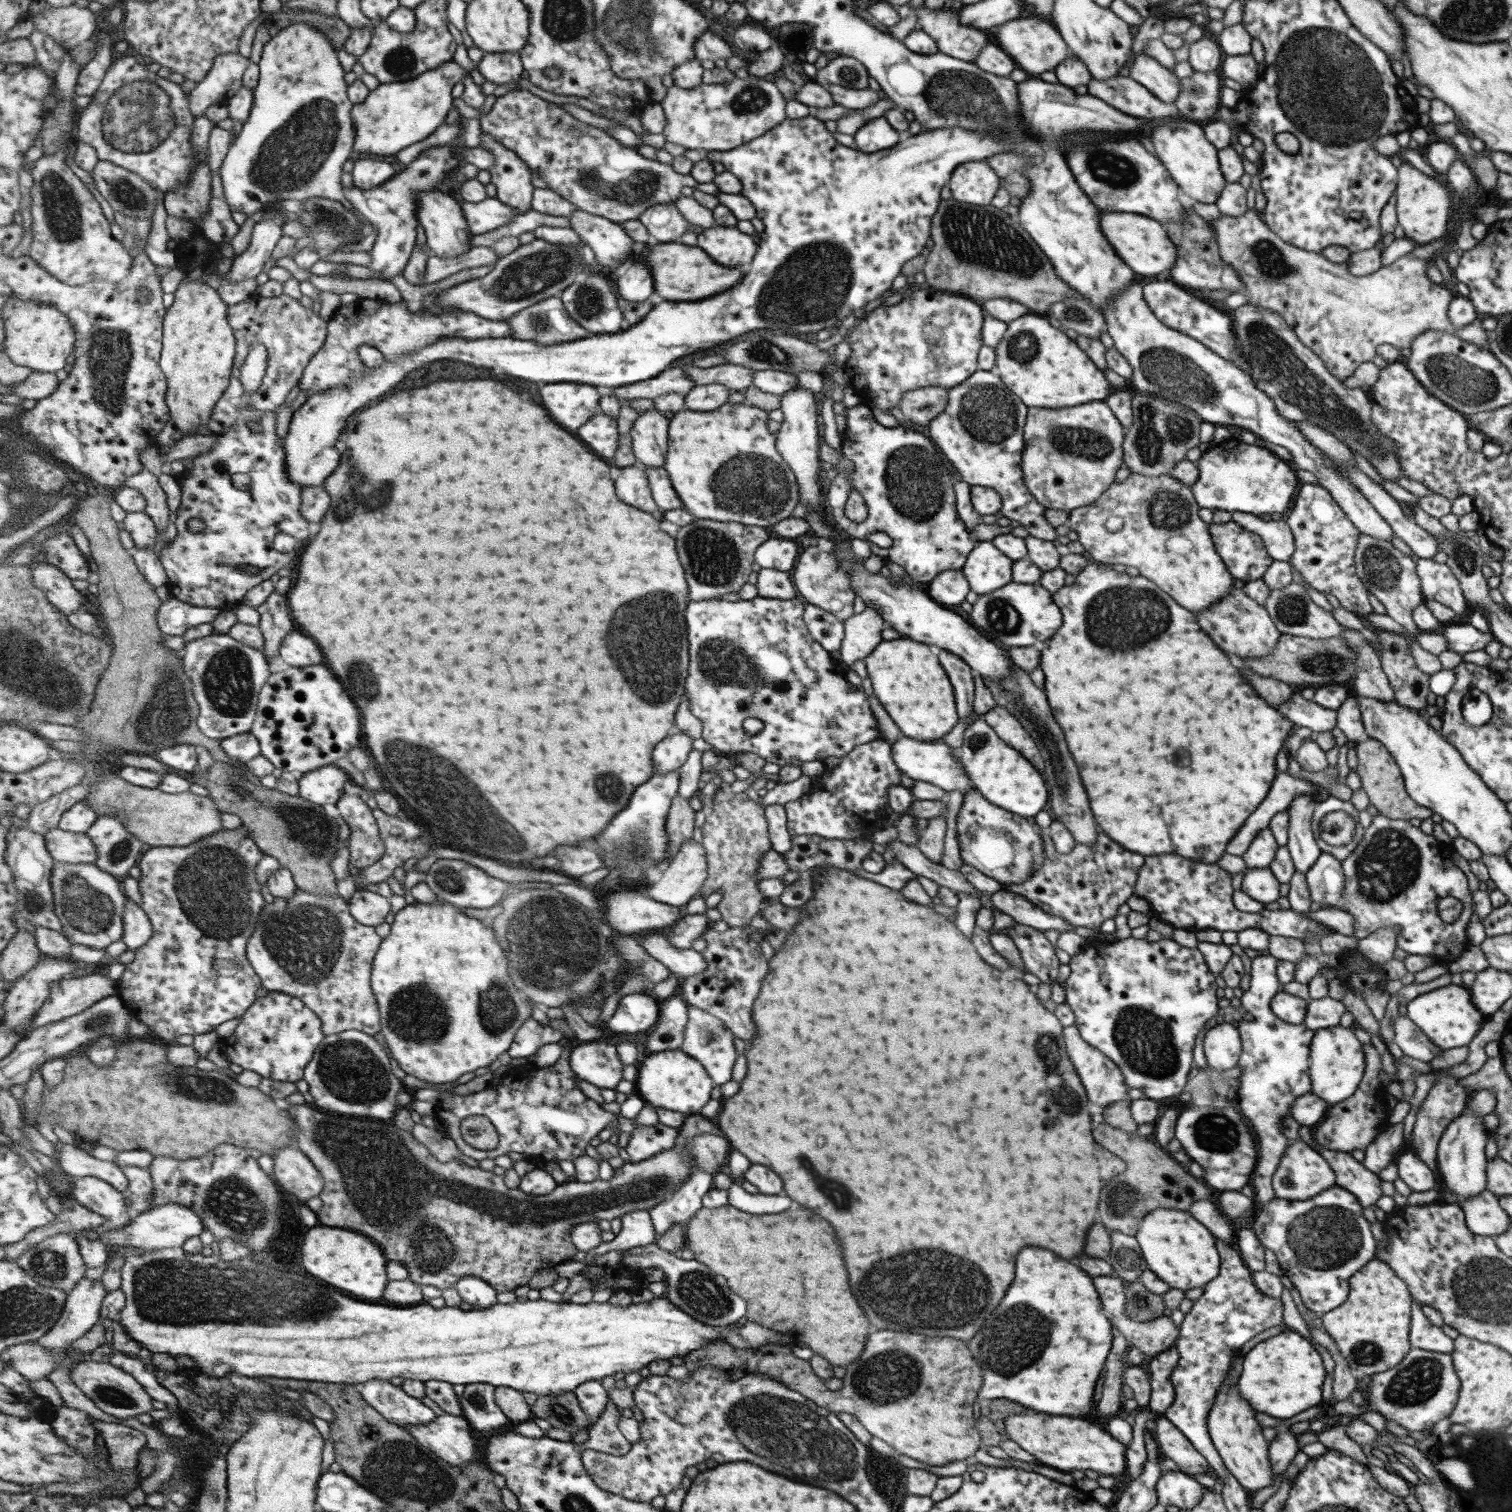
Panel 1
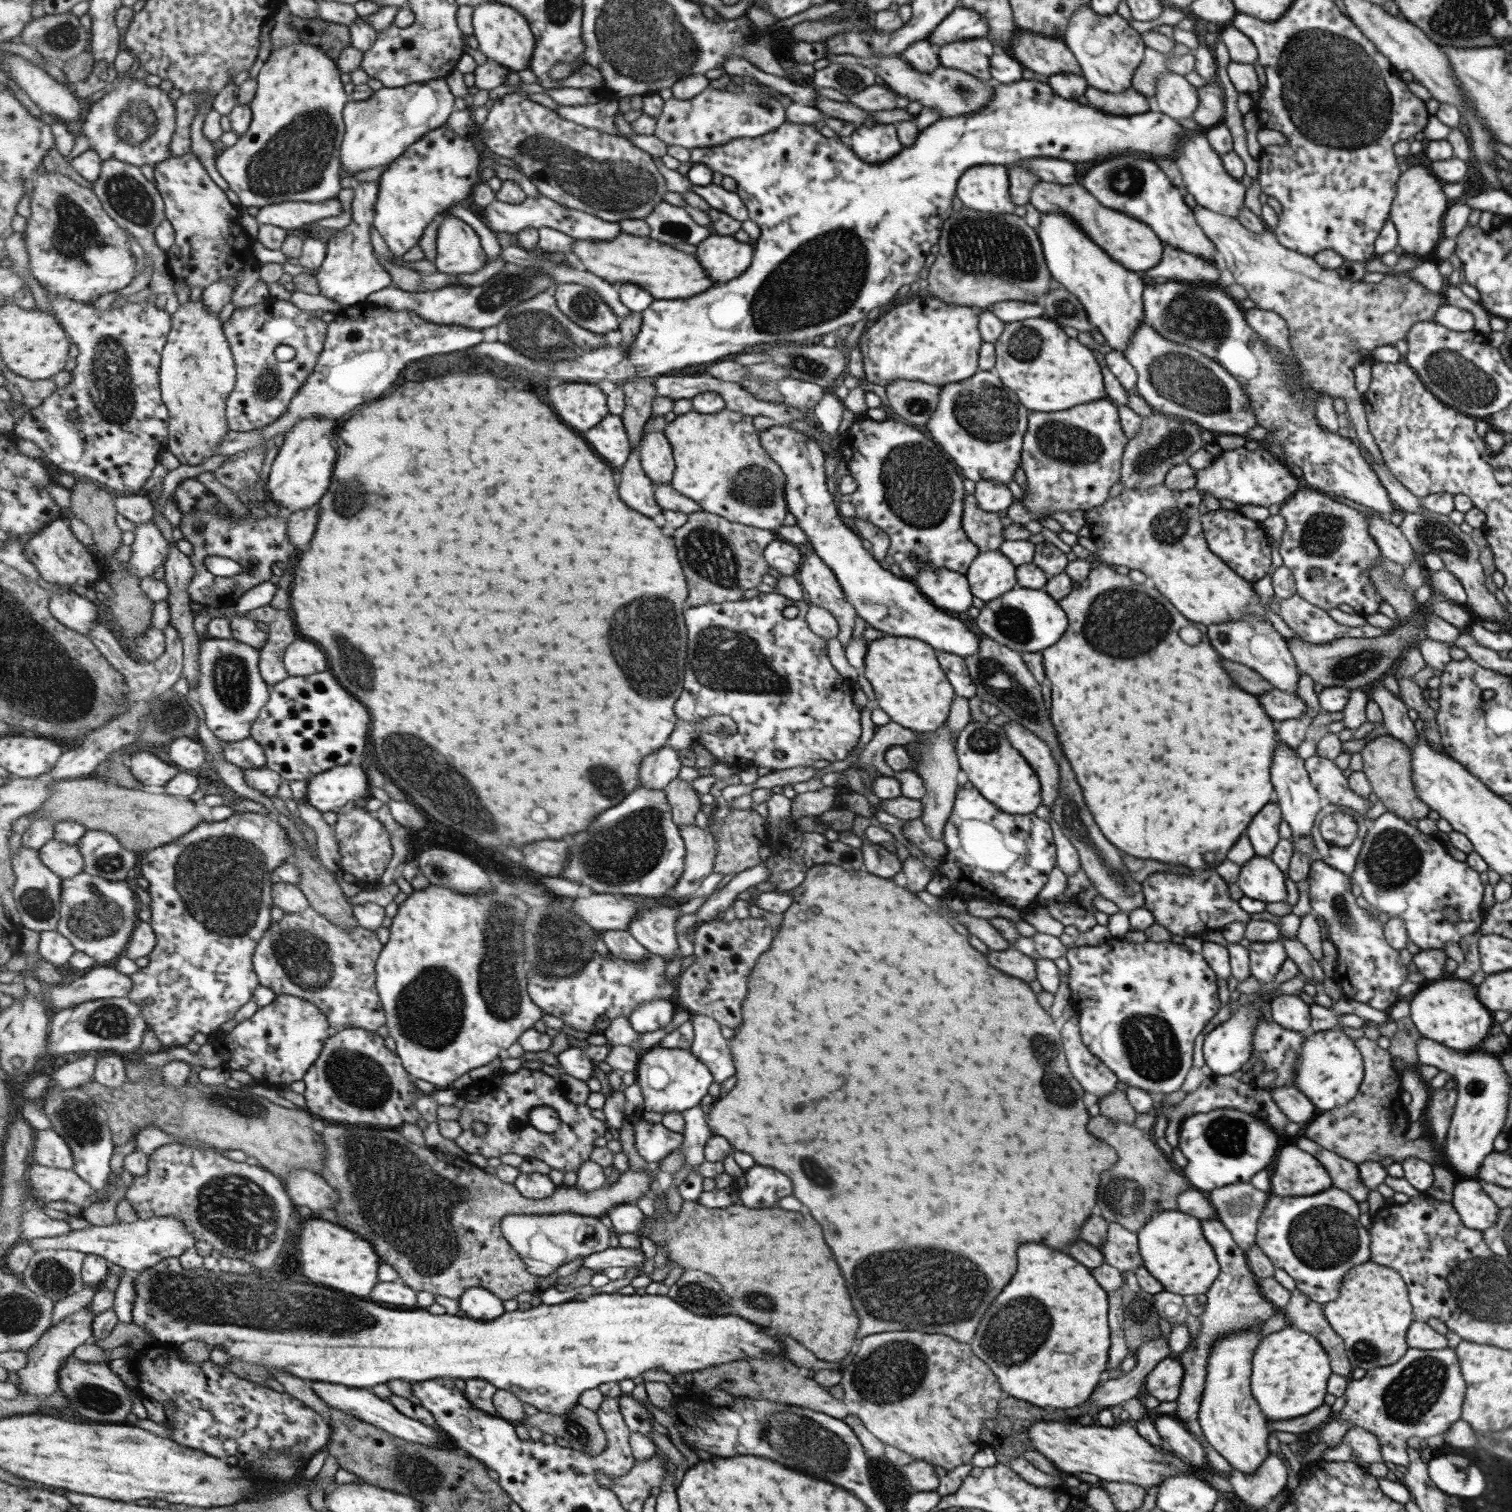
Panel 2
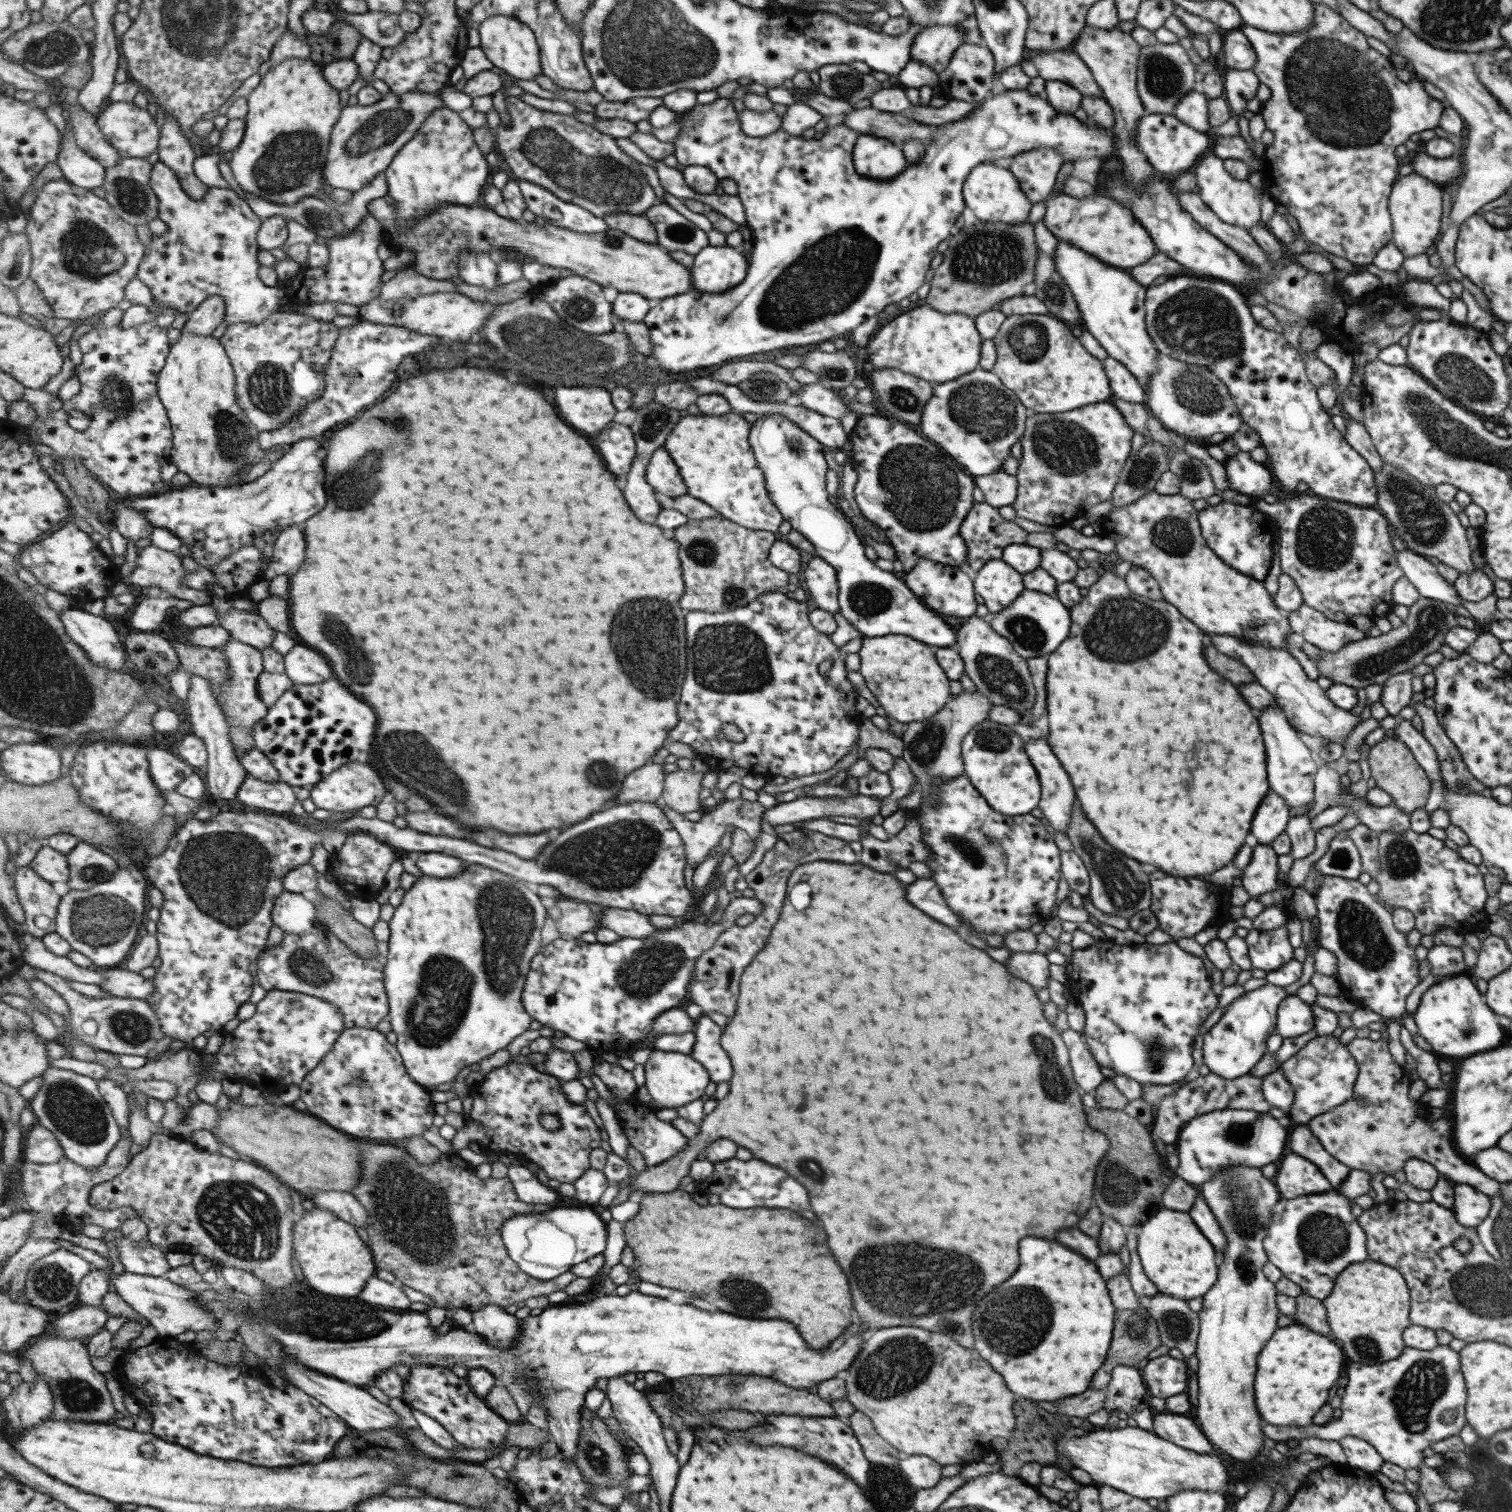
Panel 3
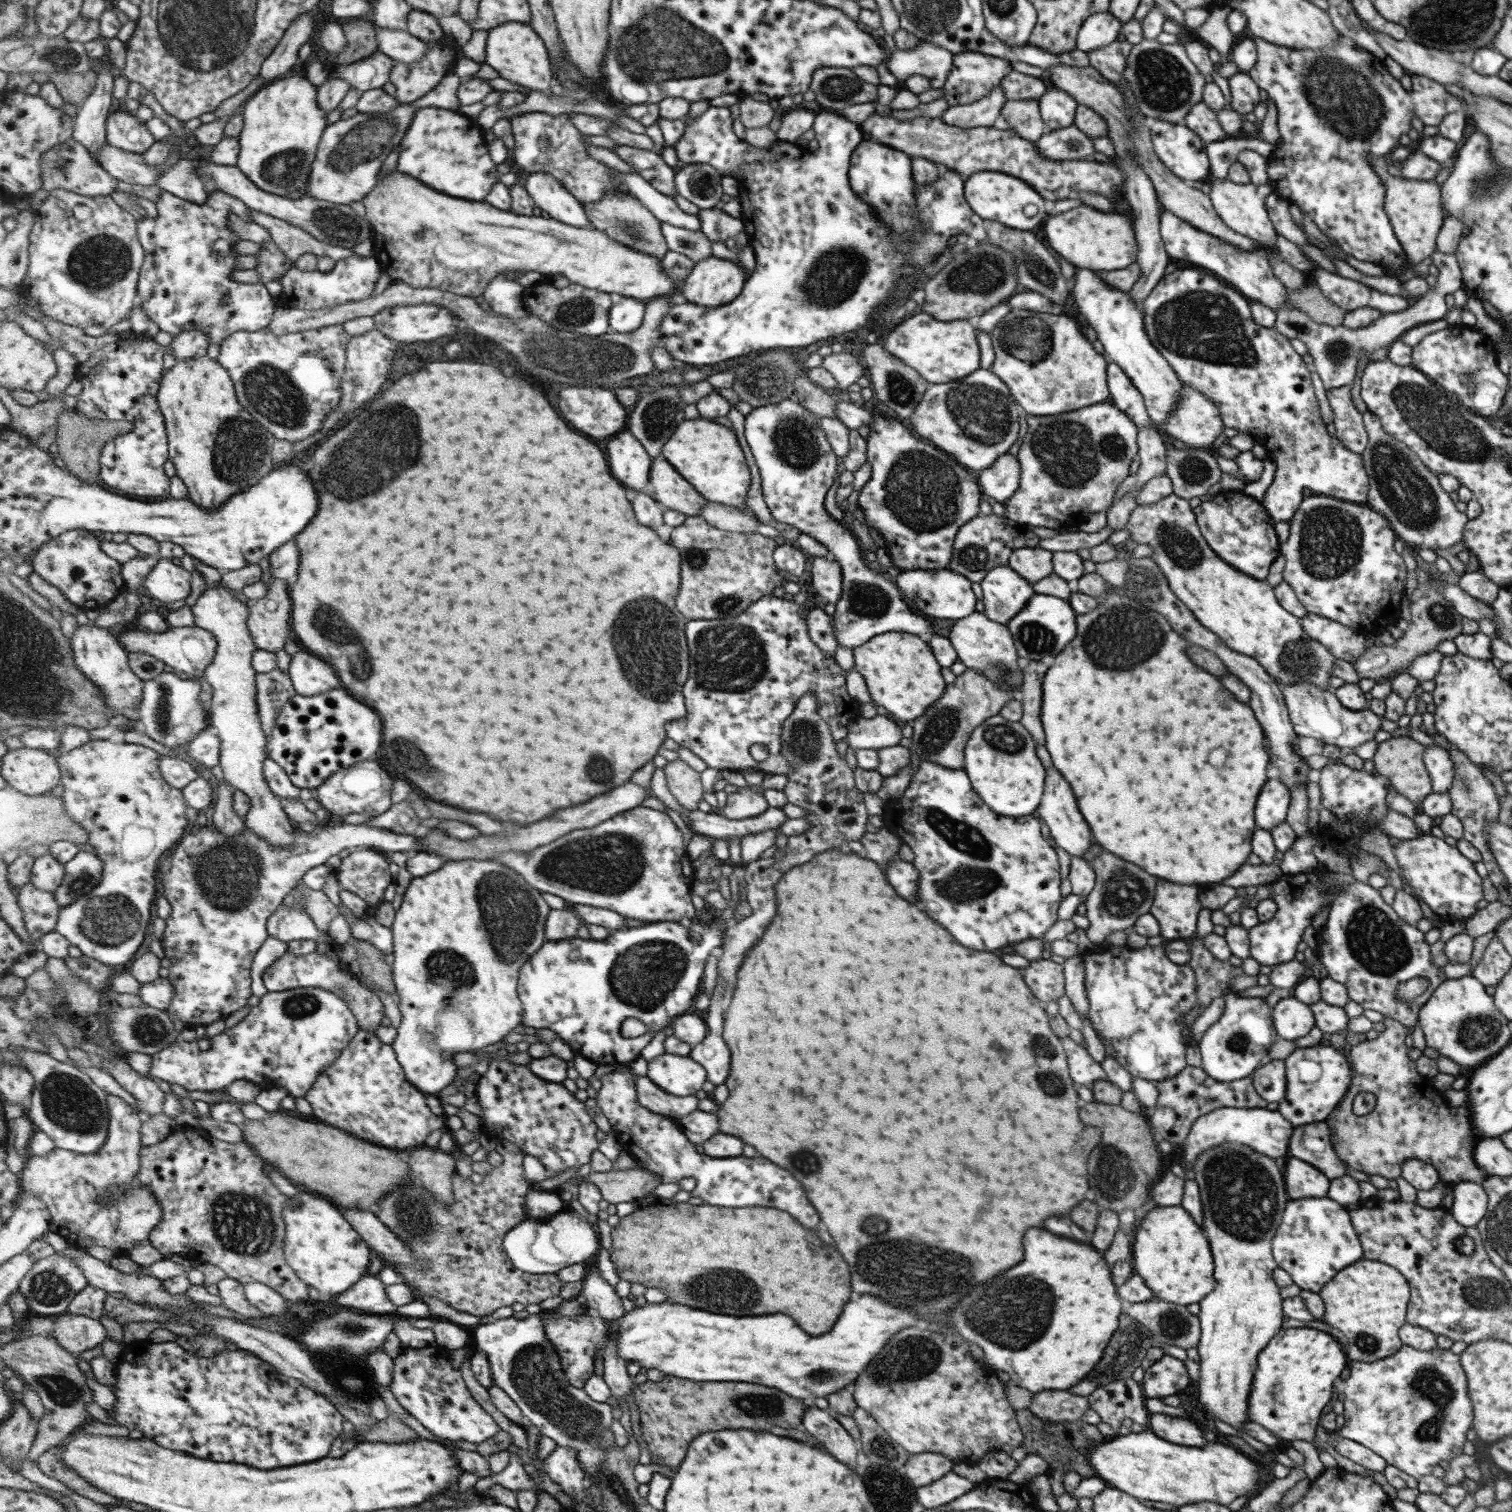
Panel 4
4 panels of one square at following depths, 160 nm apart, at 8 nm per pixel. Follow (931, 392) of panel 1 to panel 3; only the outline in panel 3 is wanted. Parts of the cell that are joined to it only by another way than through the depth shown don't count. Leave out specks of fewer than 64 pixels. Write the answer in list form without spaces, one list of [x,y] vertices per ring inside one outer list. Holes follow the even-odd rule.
[[[896,368],[873,370],[870,379],[883,408],[899,423],[907,422],[907,426],[917,427],[933,384]]]

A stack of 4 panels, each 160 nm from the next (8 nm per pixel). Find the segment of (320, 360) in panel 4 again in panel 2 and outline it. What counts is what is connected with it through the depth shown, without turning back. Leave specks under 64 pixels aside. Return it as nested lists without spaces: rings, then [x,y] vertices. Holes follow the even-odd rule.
[[[272,299],[263,304],[237,308],[235,314],[225,322],[226,337],[230,340],[231,348],[234,351],[236,371],[238,380],[234,391],[227,401],[227,418],[233,432],[251,432],[257,428],[264,428],[273,424],[278,418],[285,415],[290,407],[290,402],[299,394],[307,379],[313,374],[319,357],[322,355],[328,339],[328,328],[330,323],[324,322],[313,313],[301,310],[290,300]],[[286,344],[296,351],[293,359],[280,362],[275,356],[277,346]]]

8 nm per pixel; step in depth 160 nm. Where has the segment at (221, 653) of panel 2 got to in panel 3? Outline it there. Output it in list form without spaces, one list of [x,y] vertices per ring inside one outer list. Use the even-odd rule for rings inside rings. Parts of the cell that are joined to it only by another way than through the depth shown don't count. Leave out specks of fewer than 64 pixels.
[[[231,639],[229,643],[219,647],[223,656],[229,660],[230,679],[222,684],[221,697],[218,703],[231,727],[249,727],[250,729],[261,721],[268,713],[268,706],[259,693],[259,677],[266,668],[263,654],[253,645]]]

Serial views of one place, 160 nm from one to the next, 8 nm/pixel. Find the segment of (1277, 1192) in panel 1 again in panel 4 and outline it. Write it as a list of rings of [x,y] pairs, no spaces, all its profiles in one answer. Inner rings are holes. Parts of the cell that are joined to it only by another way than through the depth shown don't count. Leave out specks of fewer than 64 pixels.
[[[1297,1158],[1285,1162],[1285,1190],[1289,1199],[1325,1197],[1329,1182],[1319,1170]]]

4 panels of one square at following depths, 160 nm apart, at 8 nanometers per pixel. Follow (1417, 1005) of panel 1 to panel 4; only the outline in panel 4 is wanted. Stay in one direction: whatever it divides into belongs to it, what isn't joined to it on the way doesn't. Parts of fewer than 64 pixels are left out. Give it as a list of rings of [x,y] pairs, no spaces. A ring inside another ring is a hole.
[[[1470,974],[1445,979],[1418,1010],[1418,1024],[1426,1046],[1469,1070],[1477,1068],[1485,1056],[1495,1056],[1510,1043],[1511,1032],[1507,1030],[1507,1022],[1496,1009],[1493,997],[1485,993],[1483,984]]]

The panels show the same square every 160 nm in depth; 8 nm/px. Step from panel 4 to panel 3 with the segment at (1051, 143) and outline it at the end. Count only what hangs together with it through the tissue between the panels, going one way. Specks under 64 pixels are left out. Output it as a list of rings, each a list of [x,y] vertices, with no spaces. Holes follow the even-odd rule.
[[[1037,148],[1013,156],[1008,170],[1018,181],[1020,192],[1033,204],[1049,196],[1062,164],[1063,158],[1055,149]]]

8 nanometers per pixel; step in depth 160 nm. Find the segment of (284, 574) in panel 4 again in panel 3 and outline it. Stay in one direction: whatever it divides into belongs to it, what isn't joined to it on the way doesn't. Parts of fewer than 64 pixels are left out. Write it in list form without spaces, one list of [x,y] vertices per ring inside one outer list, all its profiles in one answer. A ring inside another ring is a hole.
[[[296,524],[282,530],[273,542],[273,552],[263,572],[263,580],[273,580],[283,574],[294,575],[305,560],[305,533],[301,525]]]

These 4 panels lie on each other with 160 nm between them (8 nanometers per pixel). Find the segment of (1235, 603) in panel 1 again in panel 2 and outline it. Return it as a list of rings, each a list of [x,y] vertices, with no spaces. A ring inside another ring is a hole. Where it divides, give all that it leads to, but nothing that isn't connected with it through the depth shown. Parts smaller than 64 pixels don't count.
[[[1250,614],[1241,620],[1209,625],[1207,636],[1211,646],[1219,652],[1219,656],[1227,660],[1235,660],[1238,664],[1253,670],[1263,680],[1267,680],[1273,689],[1298,697],[1296,688],[1300,675],[1295,668],[1295,662],[1287,650],[1286,640],[1272,628],[1268,621],[1260,620],[1254,614]]]

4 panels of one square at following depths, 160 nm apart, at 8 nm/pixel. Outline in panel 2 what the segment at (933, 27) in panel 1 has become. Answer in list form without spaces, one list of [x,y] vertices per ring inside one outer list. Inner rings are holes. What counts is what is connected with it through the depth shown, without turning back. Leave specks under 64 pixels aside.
[[[971,38],[956,40],[939,46],[937,51],[938,64],[943,68],[957,68],[982,82],[992,81],[989,74],[989,57],[996,50],[989,39]]]

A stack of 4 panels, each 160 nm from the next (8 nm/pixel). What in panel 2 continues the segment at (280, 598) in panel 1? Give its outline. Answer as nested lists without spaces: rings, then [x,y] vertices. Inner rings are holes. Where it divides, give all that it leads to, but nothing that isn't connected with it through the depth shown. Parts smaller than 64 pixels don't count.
[[[269,604],[250,610],[245,615],[269,627],[267,644],[261,650],[260,669],[262,677],[273,687],[277,682],[283,682],[290,676],[285,667],[284,657],[287,648],[298,640],[291,609],[279,610]]]

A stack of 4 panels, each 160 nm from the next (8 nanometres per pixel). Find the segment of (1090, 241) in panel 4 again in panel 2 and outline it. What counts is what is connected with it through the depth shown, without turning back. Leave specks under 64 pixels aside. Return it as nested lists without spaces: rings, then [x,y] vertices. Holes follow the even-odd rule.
[[[1039,180],[1039,183],[1033,185],[1031,189],[1028,202],[1040,213],[1059,213],[1071,217],[1071,221],[1075,221],[1075,225],[1089,236],[1089,240],[1093,240],[1099,248],[1103,248],[1103,252],[1109,254],[1115,262],[1119,262],[1127,270],[1142,275],[1143,272],[1157,266],[1160,261],[1163,244],[1158,236],[1151,232],[1151,228],[1147,228],[1142,221],[1133,220],[1121,212],[1103,208],[1091,194],[1083,190],[1078,182],[1059,185]]]

